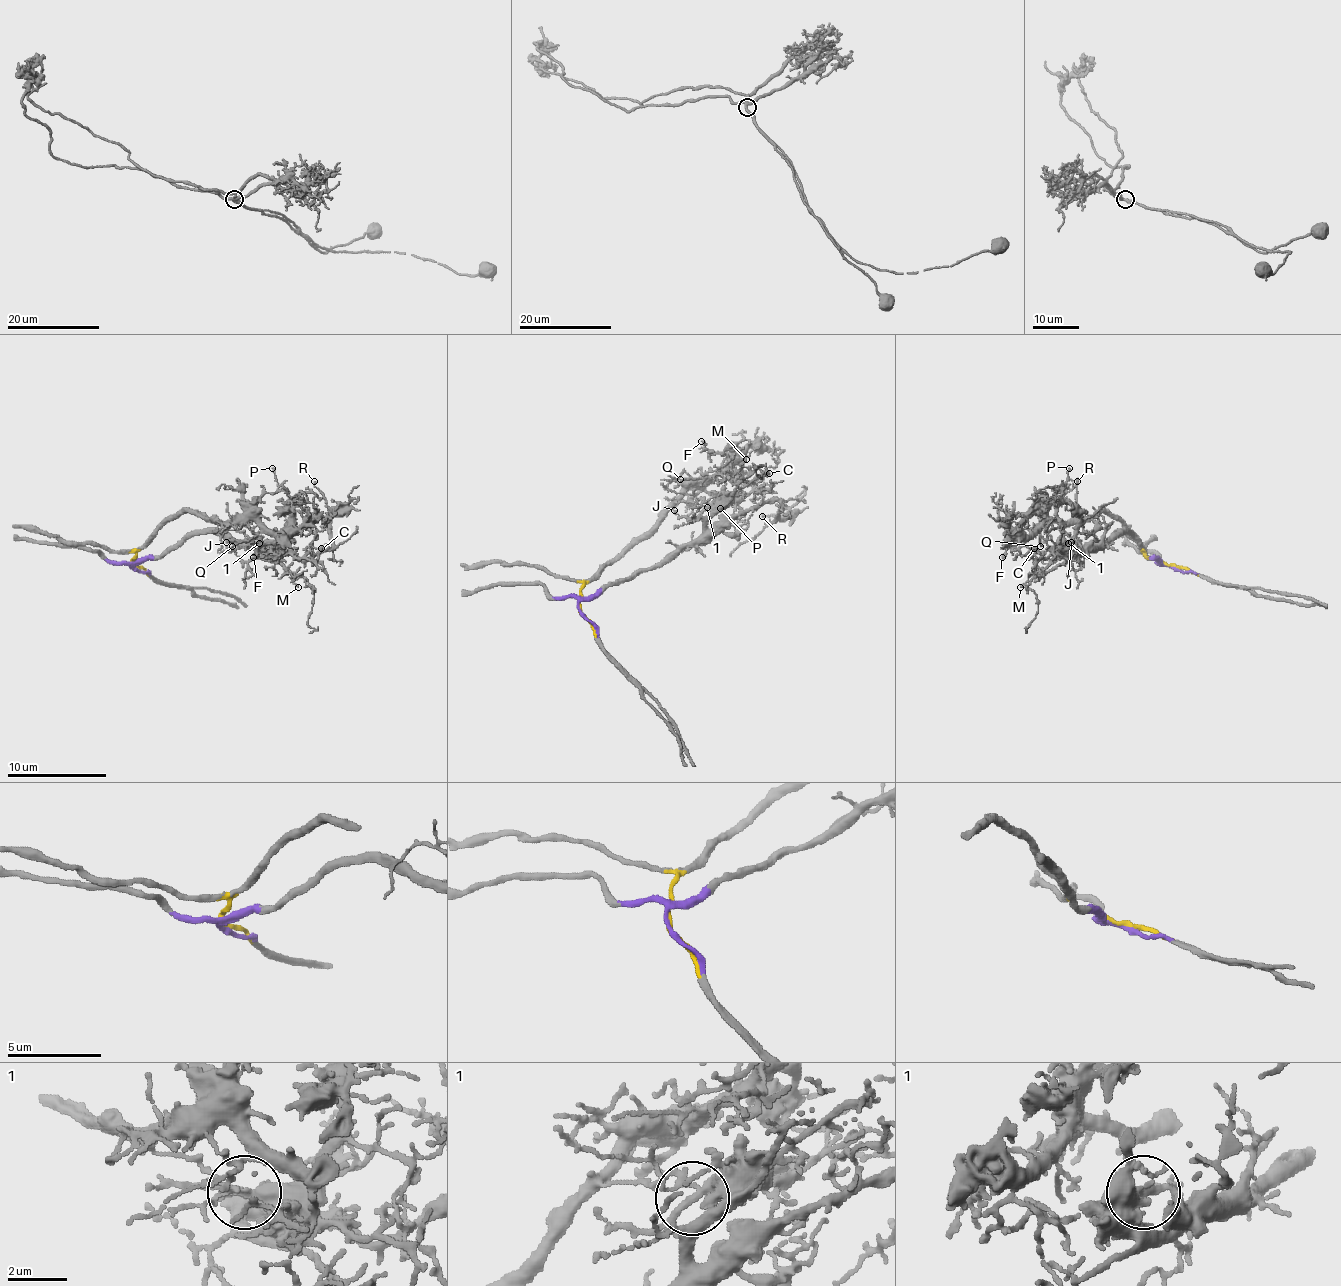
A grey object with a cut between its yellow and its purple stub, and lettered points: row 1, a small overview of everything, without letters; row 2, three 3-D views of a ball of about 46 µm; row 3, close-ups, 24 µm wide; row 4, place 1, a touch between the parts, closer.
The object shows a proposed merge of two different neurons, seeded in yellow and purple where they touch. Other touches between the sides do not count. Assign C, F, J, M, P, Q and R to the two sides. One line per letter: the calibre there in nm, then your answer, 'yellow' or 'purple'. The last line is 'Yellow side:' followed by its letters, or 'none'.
C: calibre 90 nm; purple
F: calibre 190 nm; yellow
J: calibre 150 nm; purple
M: calibre 100 nm; purple
P: calibre 120 nm; yellow
Q: calibre 100 nm; yellow
R: calibre 110 nm; purple
Yellow side: F, P, Q

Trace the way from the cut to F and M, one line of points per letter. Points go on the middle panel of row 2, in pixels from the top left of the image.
F: (580, 609), (580, 589), (640, 539), (692, 485), (709, 482), (727, 465), (724, 455), (712, 453), (702, 440)
M: (580, 609), (580, 601), (590, 601), (640, 569), (660, 567), (674, 557), (729, 500), (734, 477), (746, 460)

